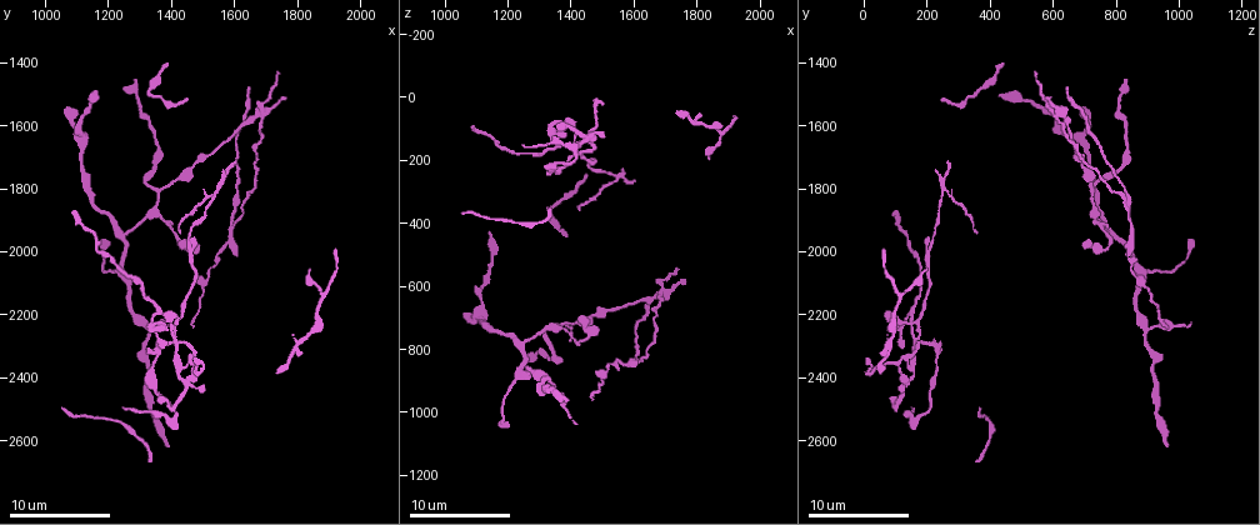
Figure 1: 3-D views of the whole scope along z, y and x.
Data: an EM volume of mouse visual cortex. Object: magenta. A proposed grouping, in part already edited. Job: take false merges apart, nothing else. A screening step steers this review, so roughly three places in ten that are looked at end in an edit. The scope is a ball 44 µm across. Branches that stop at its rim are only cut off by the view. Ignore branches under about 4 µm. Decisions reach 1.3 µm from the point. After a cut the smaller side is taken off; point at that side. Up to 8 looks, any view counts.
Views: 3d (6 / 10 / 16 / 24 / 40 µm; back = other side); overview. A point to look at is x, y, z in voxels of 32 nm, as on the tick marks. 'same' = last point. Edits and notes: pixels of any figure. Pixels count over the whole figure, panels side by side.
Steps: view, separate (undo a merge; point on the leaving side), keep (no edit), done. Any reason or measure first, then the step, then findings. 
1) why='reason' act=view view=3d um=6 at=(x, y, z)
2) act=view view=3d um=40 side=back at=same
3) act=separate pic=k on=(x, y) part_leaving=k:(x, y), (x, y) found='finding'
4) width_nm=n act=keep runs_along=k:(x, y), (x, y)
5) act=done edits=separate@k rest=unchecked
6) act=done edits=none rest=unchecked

why='thin neck' act=view view=3d um=16 at=(1350, 2340, 230)

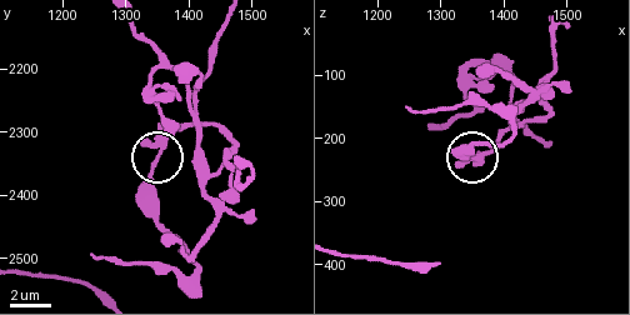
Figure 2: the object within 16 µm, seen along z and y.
act=separate pic=2 on=(184, 128) part_leaving=2:(164, 136), (195, 116), (208, 51), (224, 21) found='a second cell is stuck on'

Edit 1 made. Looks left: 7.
why='arms part here' act=view view=3d um=16 at=(1250, 1950, 780)

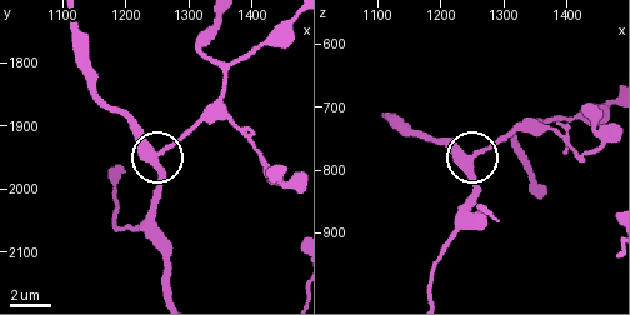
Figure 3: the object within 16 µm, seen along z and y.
arms=3 act=keep runs_along=3:(74, 20), (83, 70), (153, 154), (160, 194) found='one cell here'

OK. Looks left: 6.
why='thin arm on a thick one' act=view view=3d um=16 at=(1220, 2060, 890)

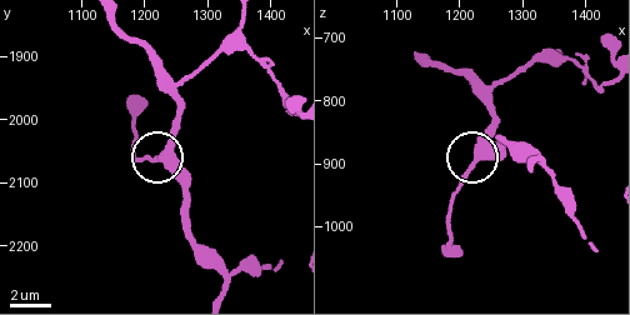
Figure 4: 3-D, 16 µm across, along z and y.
arms=3 act=keep found='continuous, no second cell'

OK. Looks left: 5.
why='three arms meet' act=view view=3d um=10 at=(1350, 1810, 720)

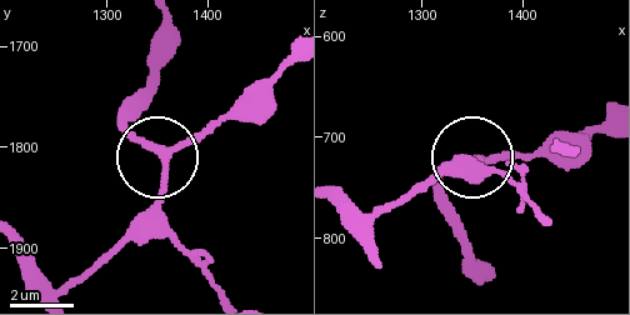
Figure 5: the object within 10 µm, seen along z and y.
width_nm=210 act=keep runs_along=5:(20, 256), (69, 283), (149, 208), (165, 175), (119, 114) found='all the same cell'

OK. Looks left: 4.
act=done edits=separate@2 rest=unchecked

